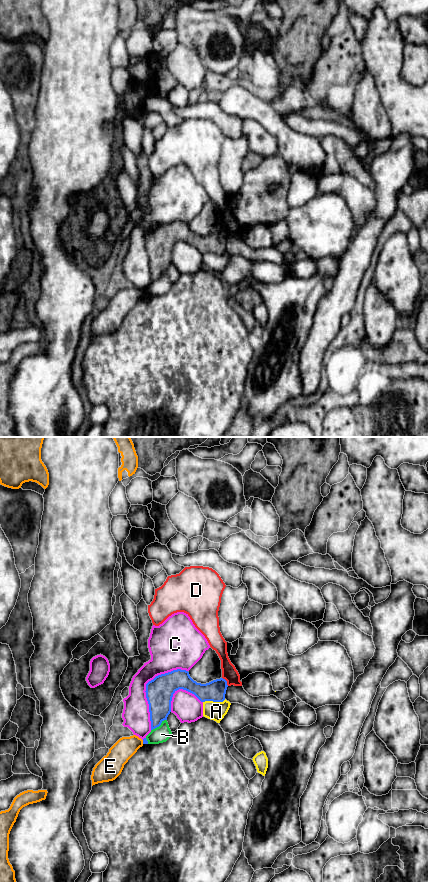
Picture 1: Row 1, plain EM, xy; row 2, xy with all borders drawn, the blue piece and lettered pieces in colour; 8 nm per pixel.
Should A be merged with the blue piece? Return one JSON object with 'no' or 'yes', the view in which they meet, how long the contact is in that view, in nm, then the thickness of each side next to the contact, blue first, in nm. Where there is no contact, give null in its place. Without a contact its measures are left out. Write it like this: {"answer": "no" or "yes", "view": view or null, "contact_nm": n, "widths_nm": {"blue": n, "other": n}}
{"answer": "no", "view": "xy", "contact_nm": 190, "widths_nm": {"blue": 170, "other": 150}}

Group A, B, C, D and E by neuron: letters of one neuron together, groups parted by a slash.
A / B / C / D / E

